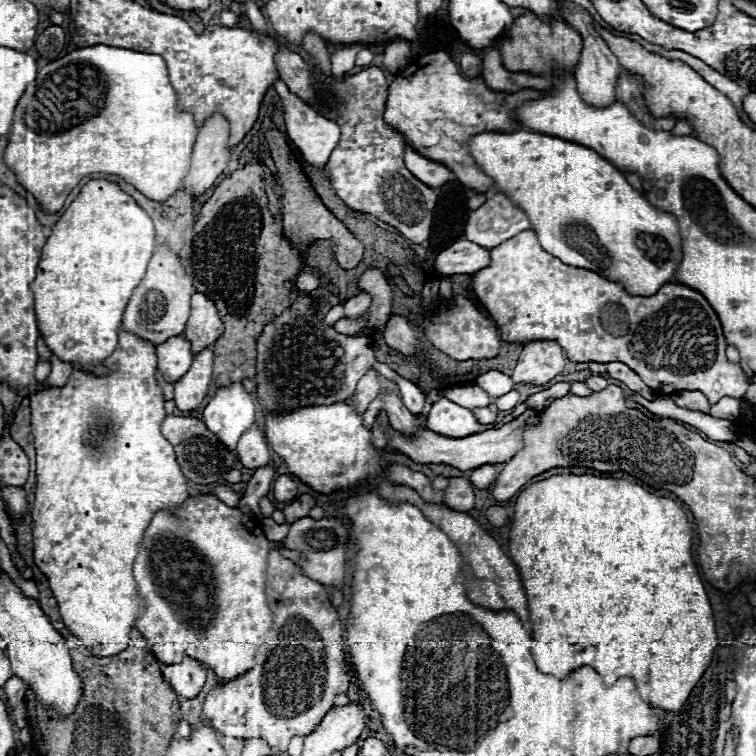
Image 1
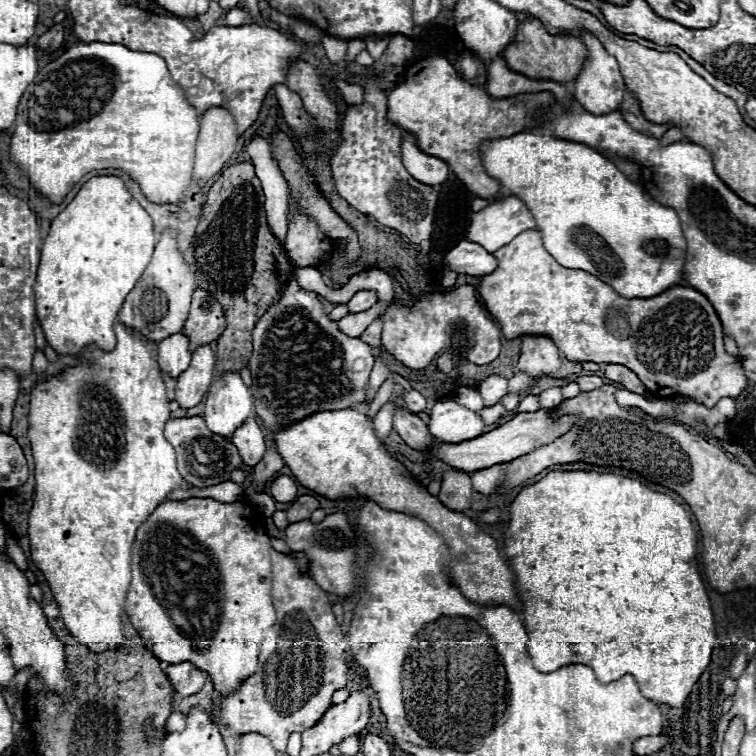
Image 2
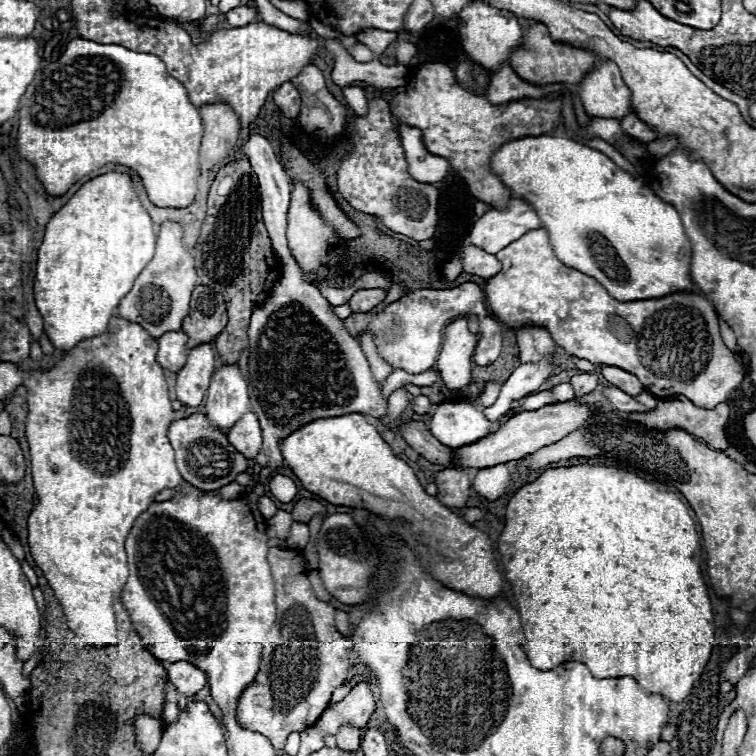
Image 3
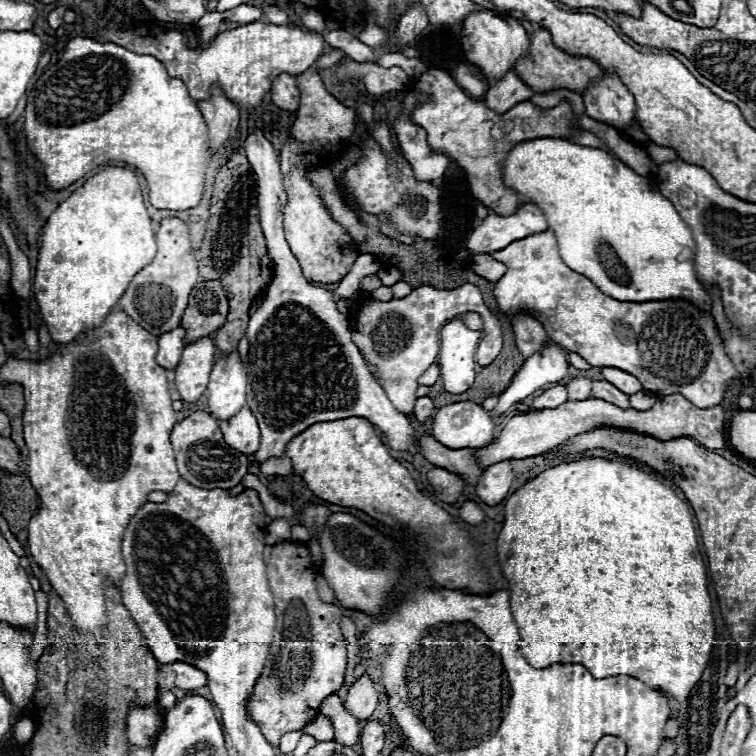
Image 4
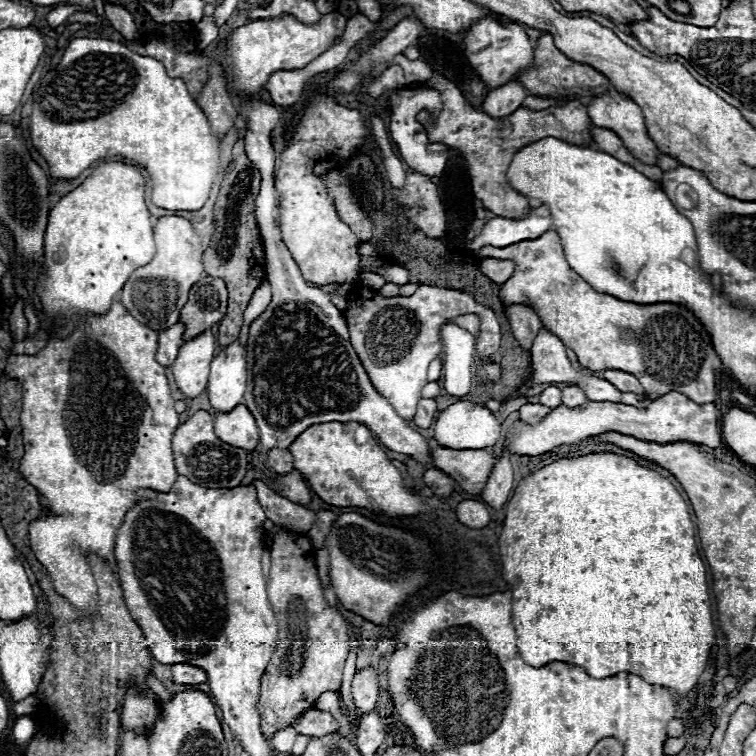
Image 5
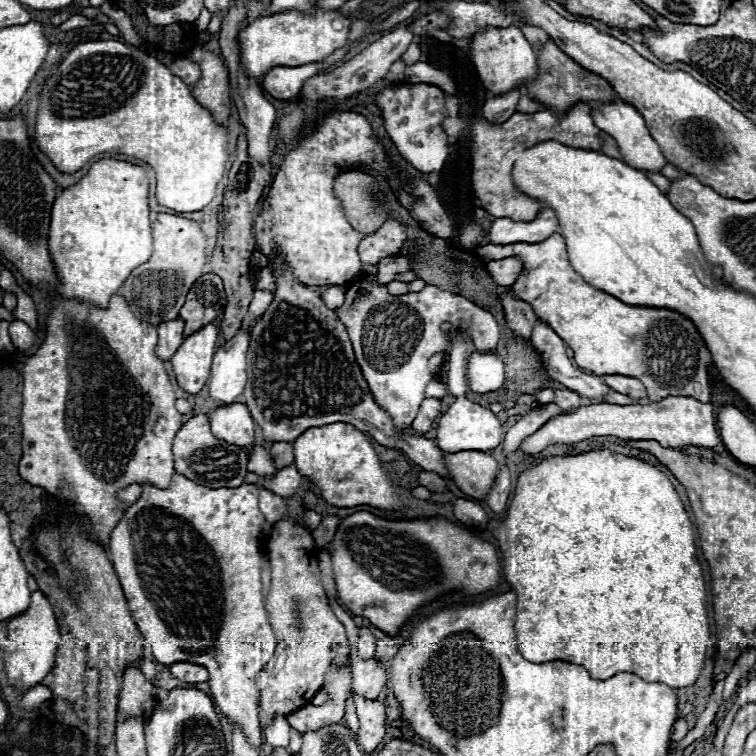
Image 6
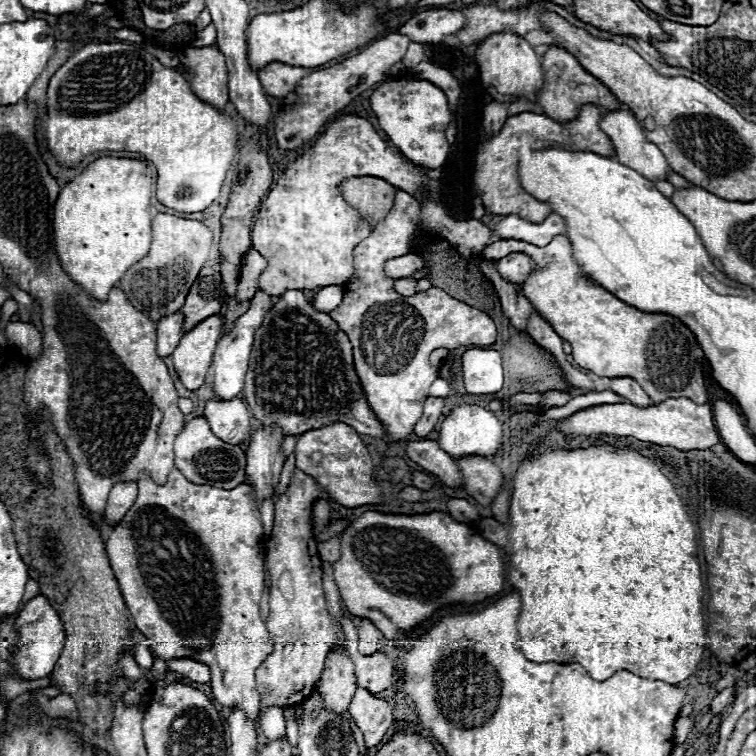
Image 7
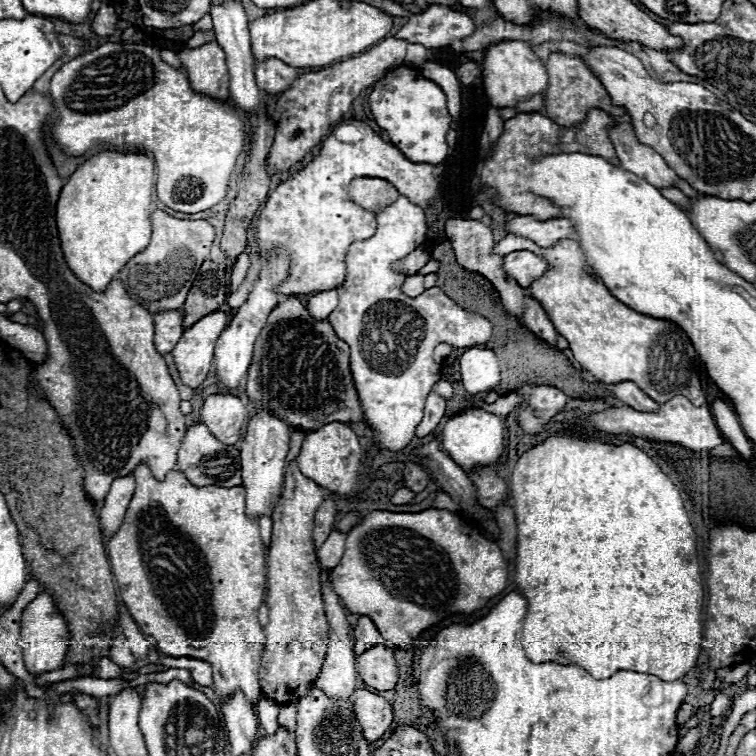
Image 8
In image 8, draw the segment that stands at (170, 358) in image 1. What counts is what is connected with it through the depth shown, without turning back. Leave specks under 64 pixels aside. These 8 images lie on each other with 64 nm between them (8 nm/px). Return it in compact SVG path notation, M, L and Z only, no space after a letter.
M166 310L154 316L154 326L156 326L156 350L160 354L170 354L176 346L176 342L182 336L182 320L184 320L184 310Z

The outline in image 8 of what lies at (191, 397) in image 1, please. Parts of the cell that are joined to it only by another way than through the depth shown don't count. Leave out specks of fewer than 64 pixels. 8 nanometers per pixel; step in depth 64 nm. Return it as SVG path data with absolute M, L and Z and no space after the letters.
M214 312L198 320L192 328L188 328L172 350L174 364L180 372L182 382L188 388L198 388L210 366L214 356L214 344L224 330L228 316L224 312Z

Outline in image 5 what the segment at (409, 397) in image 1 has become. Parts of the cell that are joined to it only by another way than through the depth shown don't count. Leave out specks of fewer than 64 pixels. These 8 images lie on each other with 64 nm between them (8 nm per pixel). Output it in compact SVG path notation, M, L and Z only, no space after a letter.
M422 398L418 402L418 410L416 410L416 416L414 416L416 426L430 428L430 424L434 420L434 414L436 414L436 402L434 402L434 398Z

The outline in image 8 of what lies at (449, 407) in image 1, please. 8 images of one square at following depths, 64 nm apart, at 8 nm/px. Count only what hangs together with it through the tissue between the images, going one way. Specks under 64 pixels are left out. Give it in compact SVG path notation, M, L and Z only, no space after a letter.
M462 410L444 424L442 446L464 470L474 466L490 466L504 450L504 422L486 410Z

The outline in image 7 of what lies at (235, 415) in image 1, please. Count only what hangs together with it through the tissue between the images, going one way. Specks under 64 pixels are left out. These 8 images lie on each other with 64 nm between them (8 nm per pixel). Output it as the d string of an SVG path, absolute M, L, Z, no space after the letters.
M258 290L256 296L250 302L248 312L242 314L238 318L236 326L232 328L232 332L226 334L218 342L216 352L214 352L214 382L212 382L212 390L214 390L216 398L220 398L220 400L232 400L232 398L236 398L242 392L242 388L244 388L244 376L246 376L246 370L248 370L250 348L252 348L252 342L254 342L254 332L262 324L262 320L266 316L266 312L270 310L270 306L272 306L272 296L268 296L262 290Z

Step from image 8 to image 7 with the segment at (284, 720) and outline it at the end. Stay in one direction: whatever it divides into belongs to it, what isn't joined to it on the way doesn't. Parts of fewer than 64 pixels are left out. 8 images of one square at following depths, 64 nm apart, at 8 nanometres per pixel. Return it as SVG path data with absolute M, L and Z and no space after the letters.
M288 708L284 716L286 716L286 738L292 746L296 746L298 744L298 724L294 722L294 708Z

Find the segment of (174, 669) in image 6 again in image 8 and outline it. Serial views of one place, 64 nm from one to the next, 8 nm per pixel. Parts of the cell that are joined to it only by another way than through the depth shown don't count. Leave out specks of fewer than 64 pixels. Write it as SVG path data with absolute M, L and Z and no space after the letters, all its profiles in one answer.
M160 656L162 664L166 668L182 668L188 670L194 678L194 682L198 682L200 686L212 686L212 668L210 664L204 664L202 660L192 660L192 658L170 658L170 656Z

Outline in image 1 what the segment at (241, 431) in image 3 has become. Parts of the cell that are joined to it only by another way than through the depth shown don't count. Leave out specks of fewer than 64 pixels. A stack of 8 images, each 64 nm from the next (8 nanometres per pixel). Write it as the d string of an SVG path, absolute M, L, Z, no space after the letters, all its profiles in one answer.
M252 426L246 434L240 436L236 450L238 450L240 462L246 468L252 468L252 470L264 468L272 460L268 442L266 442L266 438L264 438L264 434L262 434L262 430L258 426Z

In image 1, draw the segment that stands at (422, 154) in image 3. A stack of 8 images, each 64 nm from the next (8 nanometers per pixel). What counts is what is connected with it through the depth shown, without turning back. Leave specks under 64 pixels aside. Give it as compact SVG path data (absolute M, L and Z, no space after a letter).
M406 146L404 160L406 160L406 168L408 168L420 182L428 184L430 188L440 188L440 186L444 186L444 184L450 180L450 176L452 176L452 172L450 172L446 166L442 166L442 164L438 164L438 162L432 162L432 160L428 160L428 158L424 158L424 156L420 156L420 154L414 152L410 146Z

